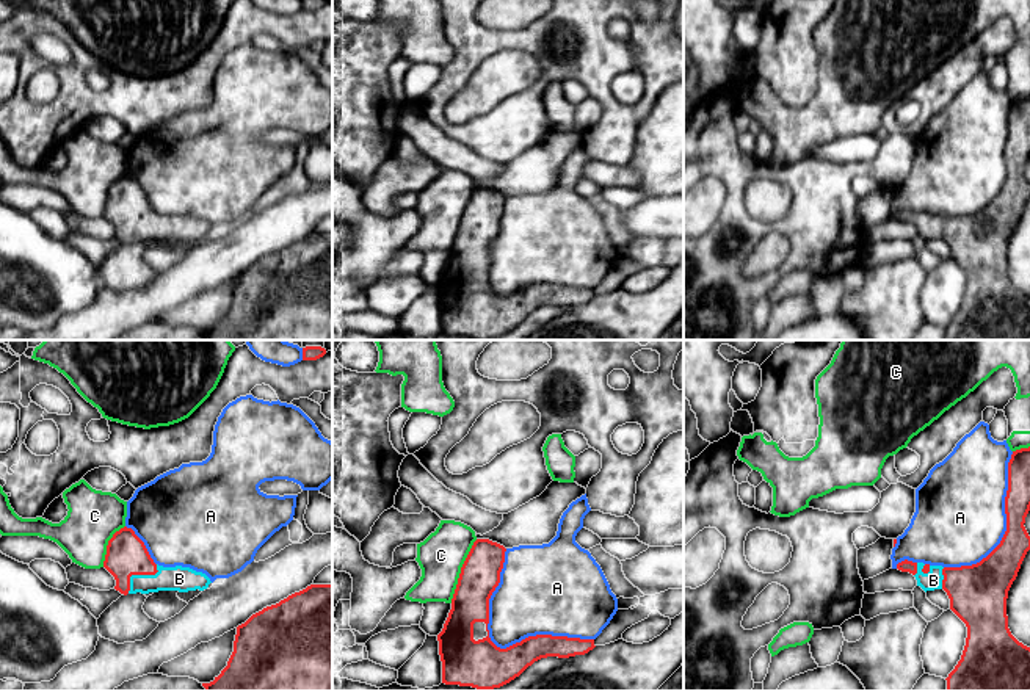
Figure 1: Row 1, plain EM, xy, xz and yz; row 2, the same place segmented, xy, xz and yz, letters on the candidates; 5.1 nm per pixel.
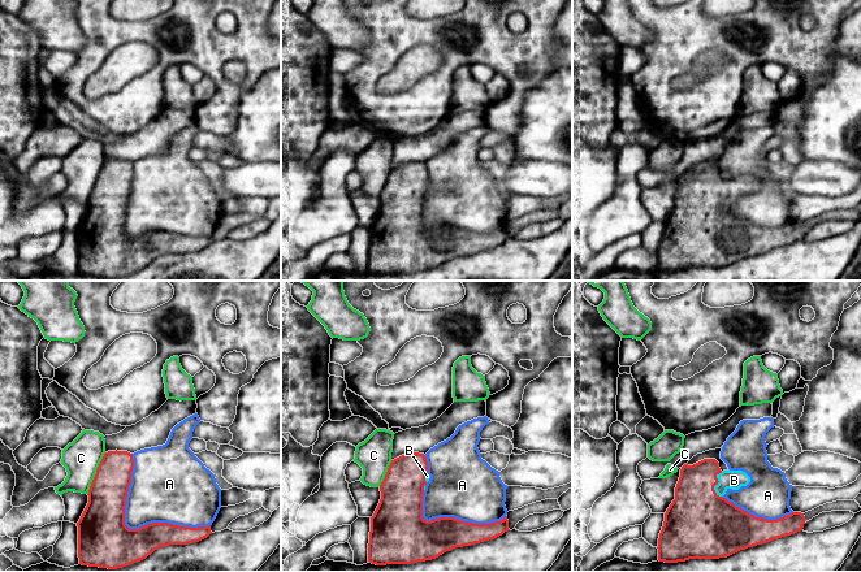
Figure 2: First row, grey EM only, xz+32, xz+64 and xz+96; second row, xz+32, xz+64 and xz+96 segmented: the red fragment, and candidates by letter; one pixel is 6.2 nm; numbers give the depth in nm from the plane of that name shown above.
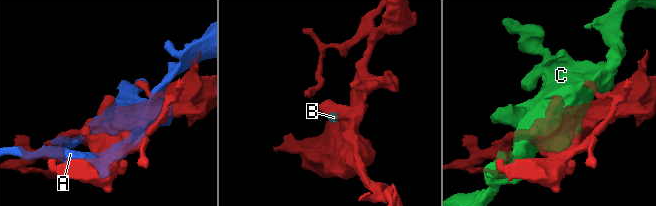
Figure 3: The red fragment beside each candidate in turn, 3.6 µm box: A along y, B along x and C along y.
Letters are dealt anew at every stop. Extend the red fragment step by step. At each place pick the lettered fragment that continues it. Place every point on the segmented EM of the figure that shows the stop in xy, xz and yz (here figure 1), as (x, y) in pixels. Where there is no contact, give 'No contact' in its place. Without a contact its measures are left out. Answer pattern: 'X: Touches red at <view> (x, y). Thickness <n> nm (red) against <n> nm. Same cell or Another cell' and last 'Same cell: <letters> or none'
A: Touches red at xz (496, 646). Thickness 240 nm (red) against 320 nm. Another cell
B: Touches red at xy (138, 574). Thickness 200 nm (red) against 130 nm. Same cell
C: Touches red at xz (461, 571). Thickness 200 nm (red) against 240 nm. Another cell
Same cell: B

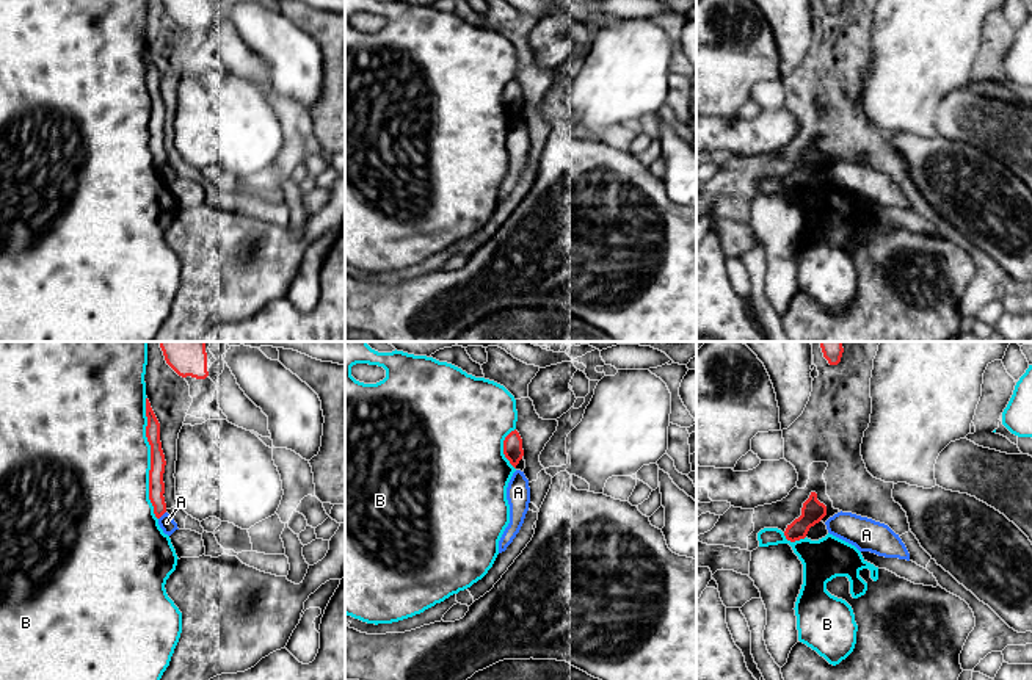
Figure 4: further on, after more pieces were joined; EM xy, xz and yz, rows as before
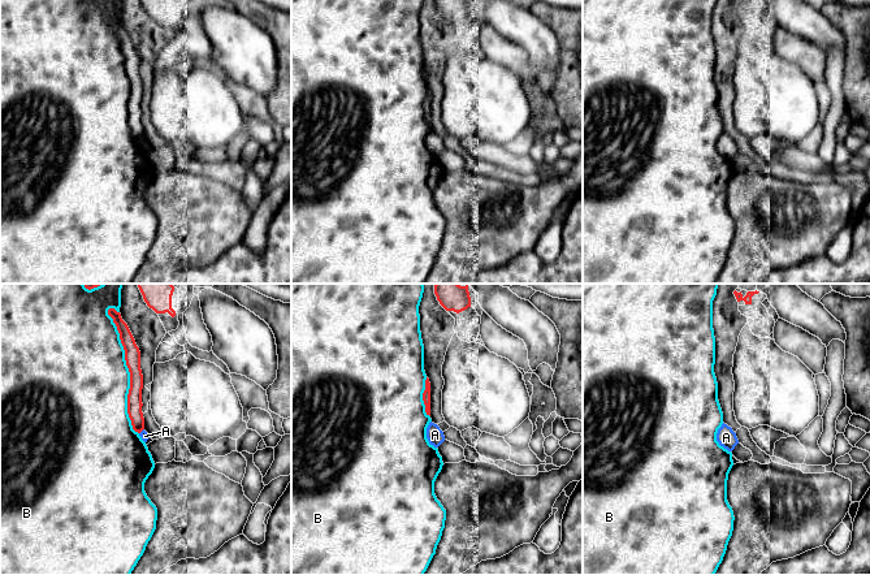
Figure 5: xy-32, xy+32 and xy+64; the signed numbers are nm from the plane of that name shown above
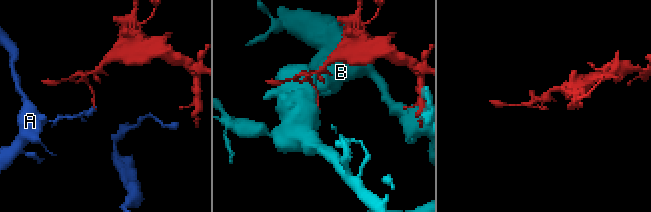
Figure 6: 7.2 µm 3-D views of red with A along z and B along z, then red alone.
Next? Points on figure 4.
A: Touches red at xy (162, 514). Thickness 80 nm (red) against 80 nm. Another cell
B: Touches red at xy (151, 458). Thickness 80 nm (red) against 500 nm. Another cell
Same cell: none

